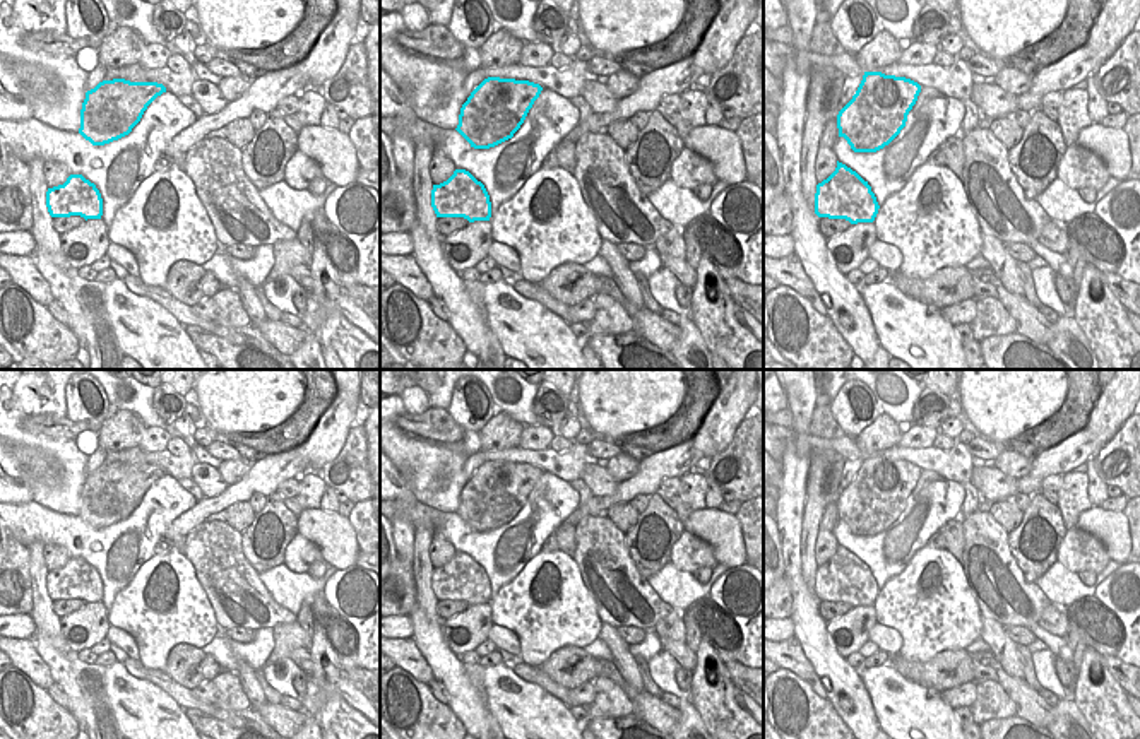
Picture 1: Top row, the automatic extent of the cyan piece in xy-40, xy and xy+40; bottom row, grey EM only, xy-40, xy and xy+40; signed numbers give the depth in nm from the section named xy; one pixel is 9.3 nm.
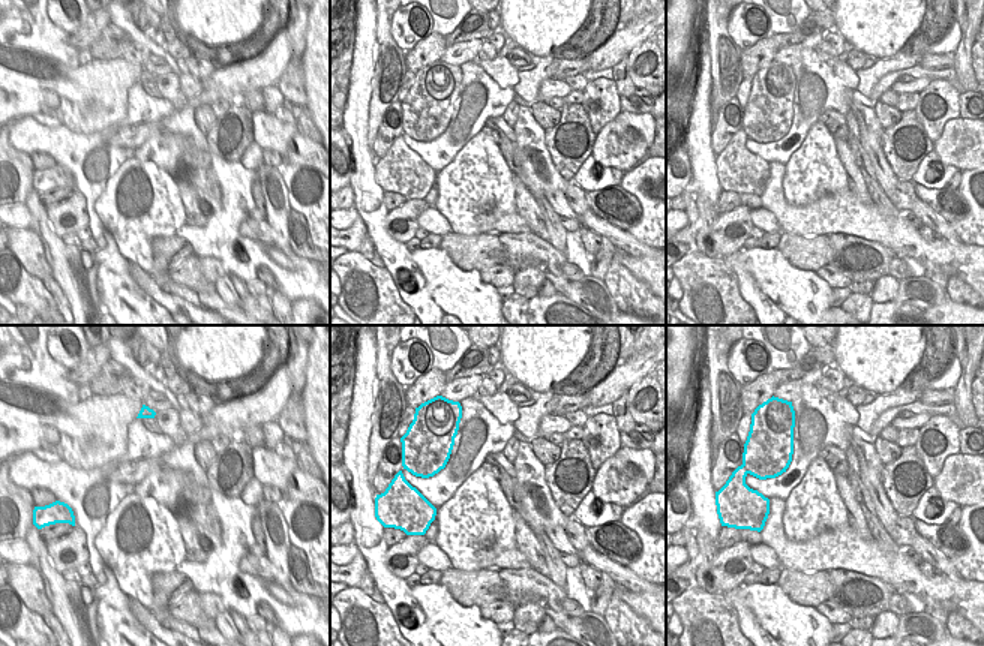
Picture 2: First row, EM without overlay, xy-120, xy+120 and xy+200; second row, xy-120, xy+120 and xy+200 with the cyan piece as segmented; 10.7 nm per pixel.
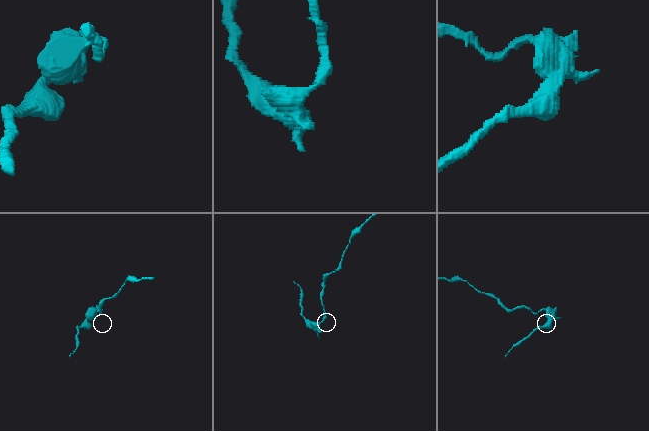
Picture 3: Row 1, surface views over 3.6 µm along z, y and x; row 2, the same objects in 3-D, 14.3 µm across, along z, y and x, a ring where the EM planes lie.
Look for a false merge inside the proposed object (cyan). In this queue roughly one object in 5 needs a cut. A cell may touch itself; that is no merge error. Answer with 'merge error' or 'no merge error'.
merge error

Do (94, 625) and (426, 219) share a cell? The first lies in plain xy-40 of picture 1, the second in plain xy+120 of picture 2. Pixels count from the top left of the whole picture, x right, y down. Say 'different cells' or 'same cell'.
different cells

